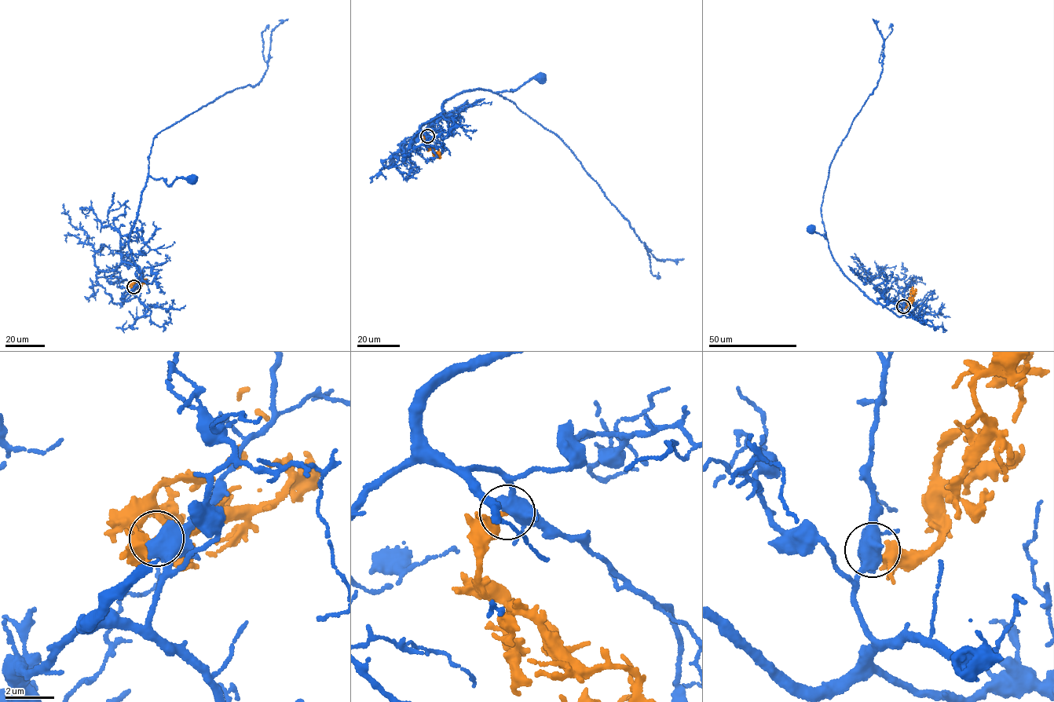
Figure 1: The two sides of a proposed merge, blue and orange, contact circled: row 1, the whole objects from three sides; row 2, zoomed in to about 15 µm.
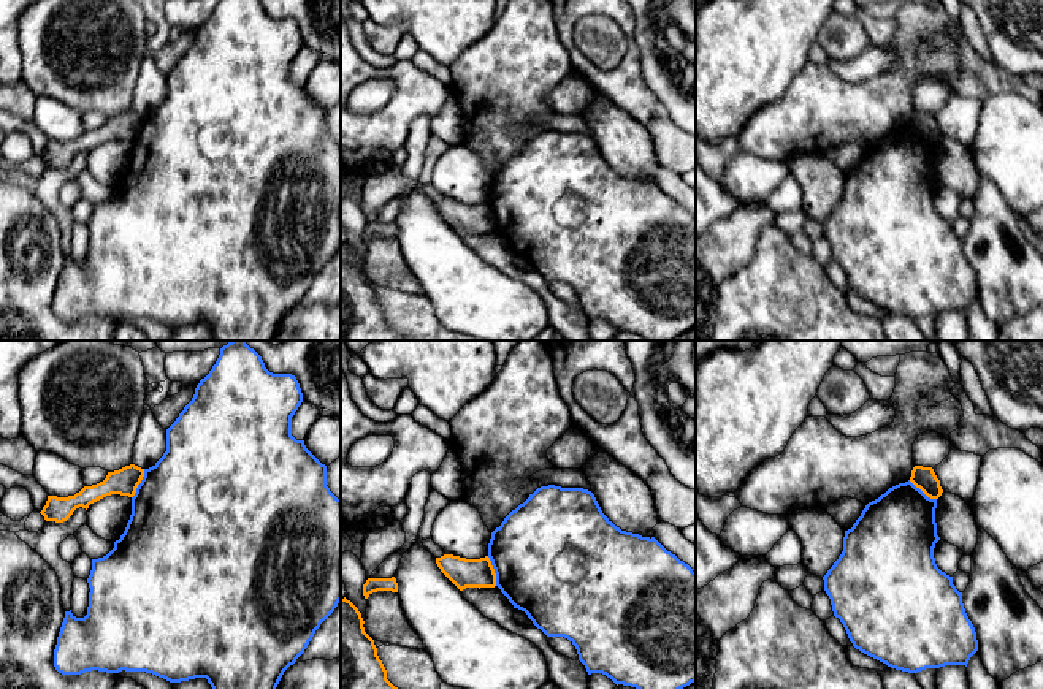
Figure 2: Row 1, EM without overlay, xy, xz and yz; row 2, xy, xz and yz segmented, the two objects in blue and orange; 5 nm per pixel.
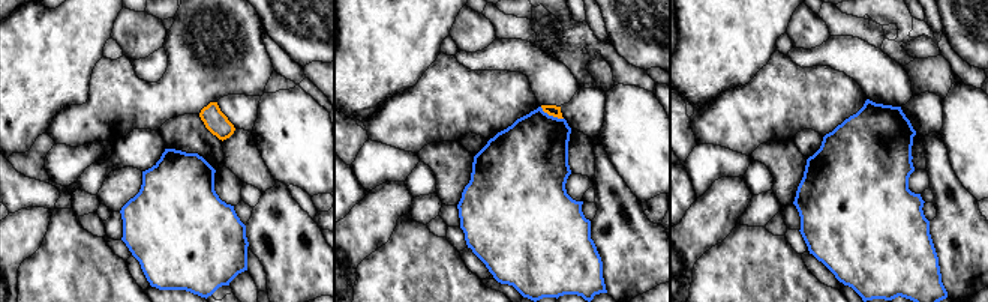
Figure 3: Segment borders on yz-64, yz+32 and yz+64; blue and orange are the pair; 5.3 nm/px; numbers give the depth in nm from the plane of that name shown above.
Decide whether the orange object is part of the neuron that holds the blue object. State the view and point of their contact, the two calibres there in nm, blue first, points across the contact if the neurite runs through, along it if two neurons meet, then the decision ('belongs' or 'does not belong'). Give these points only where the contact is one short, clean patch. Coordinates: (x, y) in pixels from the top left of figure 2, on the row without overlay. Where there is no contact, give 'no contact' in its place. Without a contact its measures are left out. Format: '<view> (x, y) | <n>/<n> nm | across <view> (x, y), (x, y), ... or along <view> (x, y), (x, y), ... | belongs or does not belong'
xz (495, 216) | 500/150 nm | along xz (487, 201), (496, 230) | does not belong

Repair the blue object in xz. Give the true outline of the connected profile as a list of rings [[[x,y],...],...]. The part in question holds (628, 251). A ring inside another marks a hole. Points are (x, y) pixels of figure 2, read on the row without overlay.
[[[555,130],[537,133],[529,143],[512,155],[499,173],[491,177],[488,203],[496,219],[496,231],[514,253],[528,260],[533,269],[547,282],[564,282],[577,295],[579,306],[588,320],[602,318],[617,331],[631,331],[645,341],[672,341],[696,326],[696,217],[667,196],[655,182],[642,182],[617,173],[601,155],[594,139],[583,133],[561,133]]]

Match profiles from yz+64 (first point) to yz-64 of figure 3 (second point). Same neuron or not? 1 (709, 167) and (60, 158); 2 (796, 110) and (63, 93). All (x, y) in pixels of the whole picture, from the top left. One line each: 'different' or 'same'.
1: same
2: different

